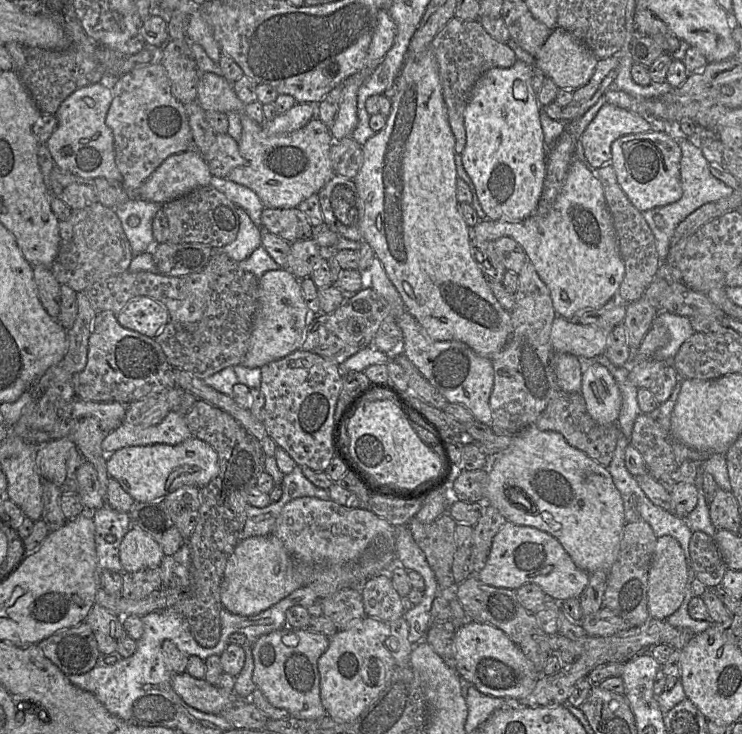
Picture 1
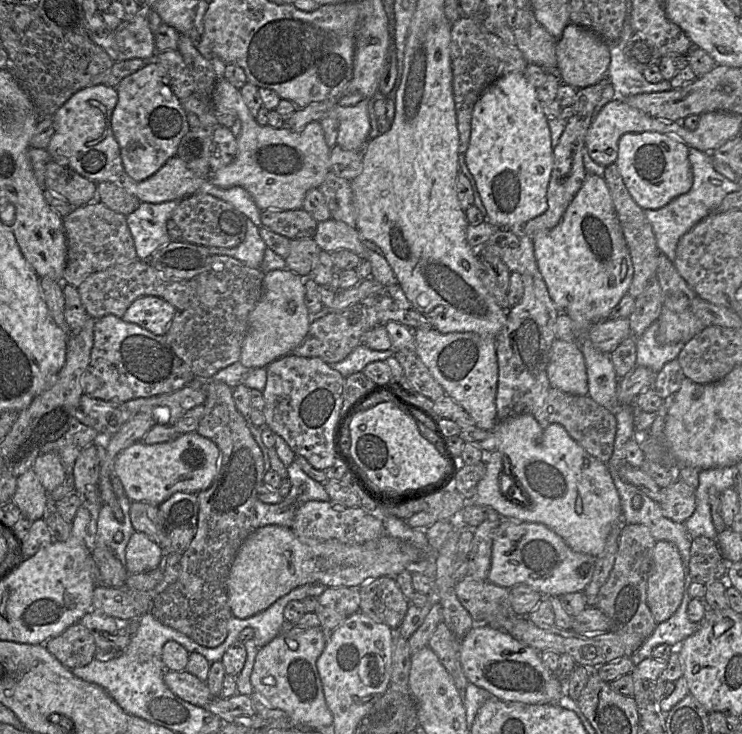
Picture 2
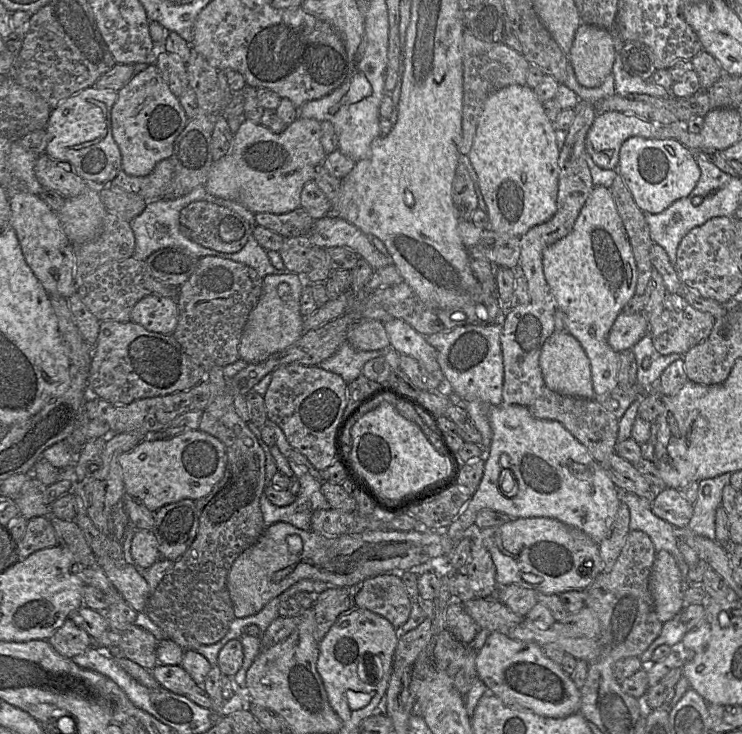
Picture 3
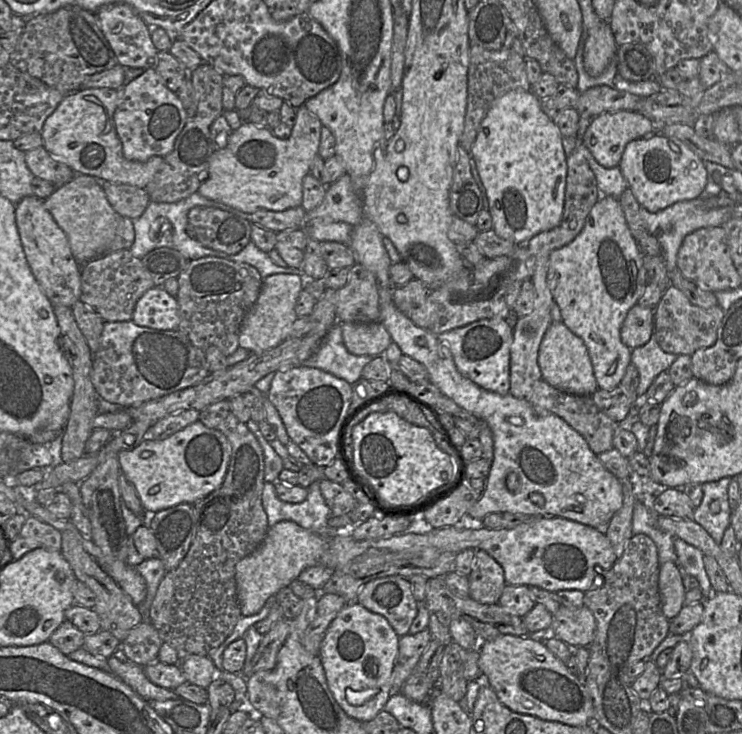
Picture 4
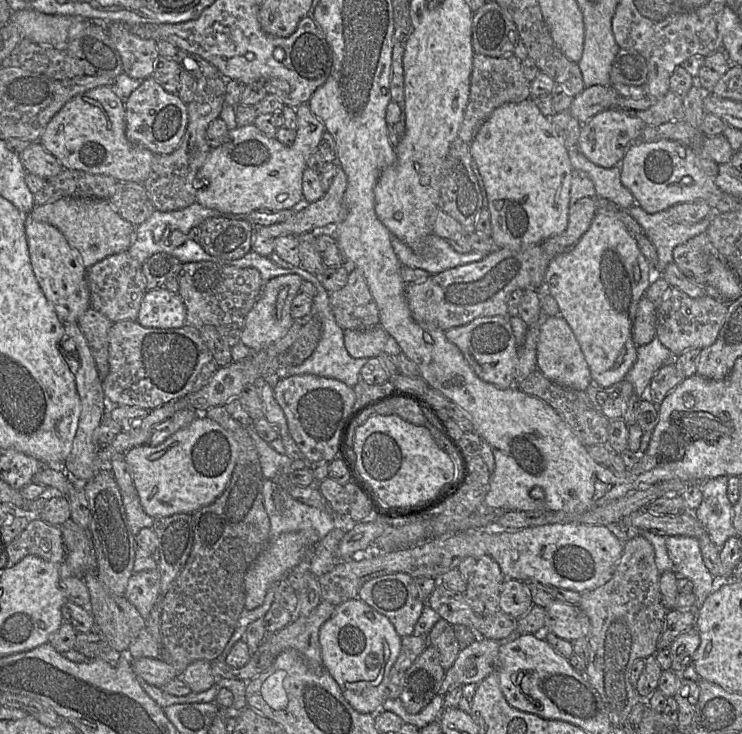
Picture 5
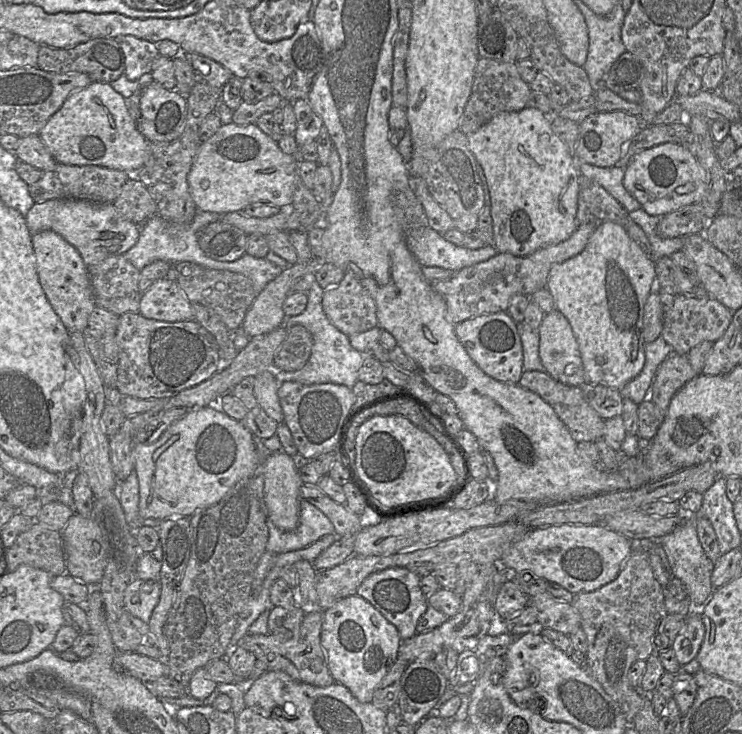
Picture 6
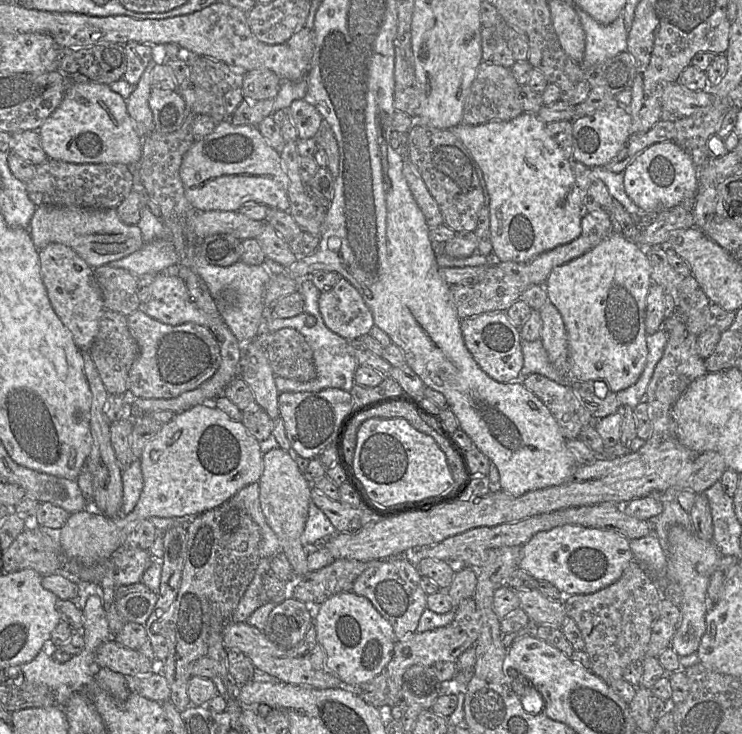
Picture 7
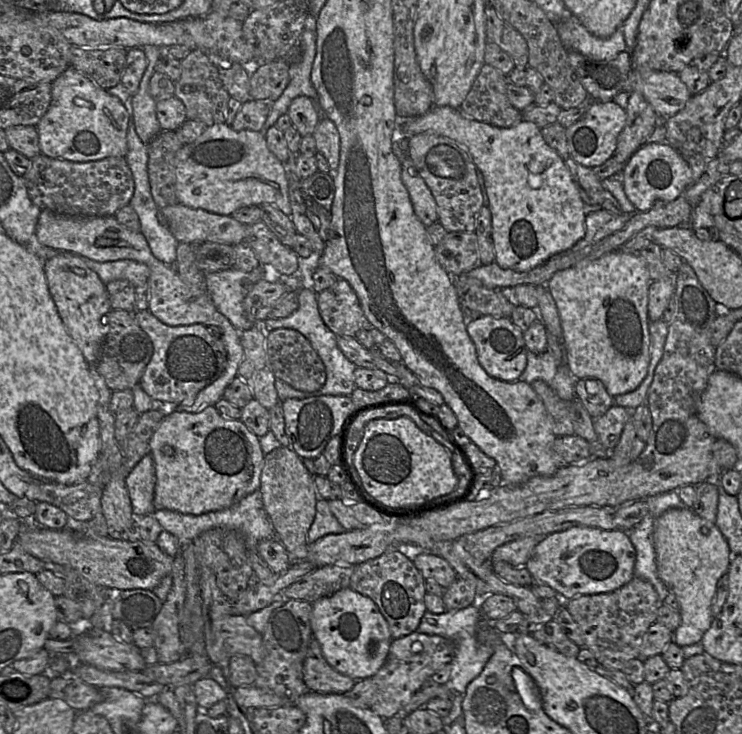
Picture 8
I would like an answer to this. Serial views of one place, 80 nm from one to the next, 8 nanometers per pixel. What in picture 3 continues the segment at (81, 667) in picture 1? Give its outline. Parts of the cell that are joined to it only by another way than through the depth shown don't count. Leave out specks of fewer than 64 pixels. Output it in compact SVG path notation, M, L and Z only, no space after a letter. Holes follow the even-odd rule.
M68 618L48 642L59 654L70 659L93 646L90 635Z

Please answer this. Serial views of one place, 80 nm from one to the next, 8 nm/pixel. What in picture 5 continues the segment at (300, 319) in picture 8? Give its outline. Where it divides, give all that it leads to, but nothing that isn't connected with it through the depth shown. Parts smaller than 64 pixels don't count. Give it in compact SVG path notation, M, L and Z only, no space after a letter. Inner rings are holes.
M301 266L293 267L292 271L304 280L311 282L316 288L316 294L312 299L313 303L310 315L316 315L319 318L322 332L316 349L302 364L295 367L285 367L275 373L280 379L294 375L310 374L339 380L347 386L354 388L361 379L360 371L369 358L353 358L347 352L344 345L344 330L339 326L335 319L329 303L329 292L325 290L320 280L315 275L304 270Z

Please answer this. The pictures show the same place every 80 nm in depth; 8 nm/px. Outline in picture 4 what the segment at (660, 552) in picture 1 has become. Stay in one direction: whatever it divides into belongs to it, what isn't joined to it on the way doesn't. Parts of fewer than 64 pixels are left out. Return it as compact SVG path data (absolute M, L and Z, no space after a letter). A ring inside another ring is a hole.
M668 561L660 564L658 589L661 610L667 619L675 617L684 606L684 586L675 563Z

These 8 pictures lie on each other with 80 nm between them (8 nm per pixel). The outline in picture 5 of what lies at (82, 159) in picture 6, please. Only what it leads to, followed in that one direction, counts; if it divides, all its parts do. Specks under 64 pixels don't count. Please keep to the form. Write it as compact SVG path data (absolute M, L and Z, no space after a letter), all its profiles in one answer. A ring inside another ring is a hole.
M109 86L80 93L51 118L39 138L63 169L111 176L119 182L142 183L149 175L154 153L130 142L125 135L125 106Z

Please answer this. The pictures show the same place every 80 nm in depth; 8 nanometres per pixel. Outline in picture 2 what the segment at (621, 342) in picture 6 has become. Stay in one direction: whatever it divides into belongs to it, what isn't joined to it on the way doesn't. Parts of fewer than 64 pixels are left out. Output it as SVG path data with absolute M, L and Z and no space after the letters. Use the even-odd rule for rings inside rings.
M587 174L559 224L549 231L537 232L532 239L535 259L549 295L558 313L565 313L572 320L576 342L585 358L588 396L615 412L619 379L610 354L596 349L588 332L594 325L605 321L627 294L634 268L605 180Z

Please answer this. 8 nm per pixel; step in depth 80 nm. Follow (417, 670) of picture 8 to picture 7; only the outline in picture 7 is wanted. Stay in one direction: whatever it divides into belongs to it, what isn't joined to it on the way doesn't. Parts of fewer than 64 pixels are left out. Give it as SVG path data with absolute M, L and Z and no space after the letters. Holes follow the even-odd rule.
M473 598L464 599L455 609L453 621L444 627L415 632L397 640L392 659L386 667L388 683L388 706L391 708L402 700L402 685L405 672L413 665L434 666L437 662L456 662L458 657L475 645L481 630L481 615Z

